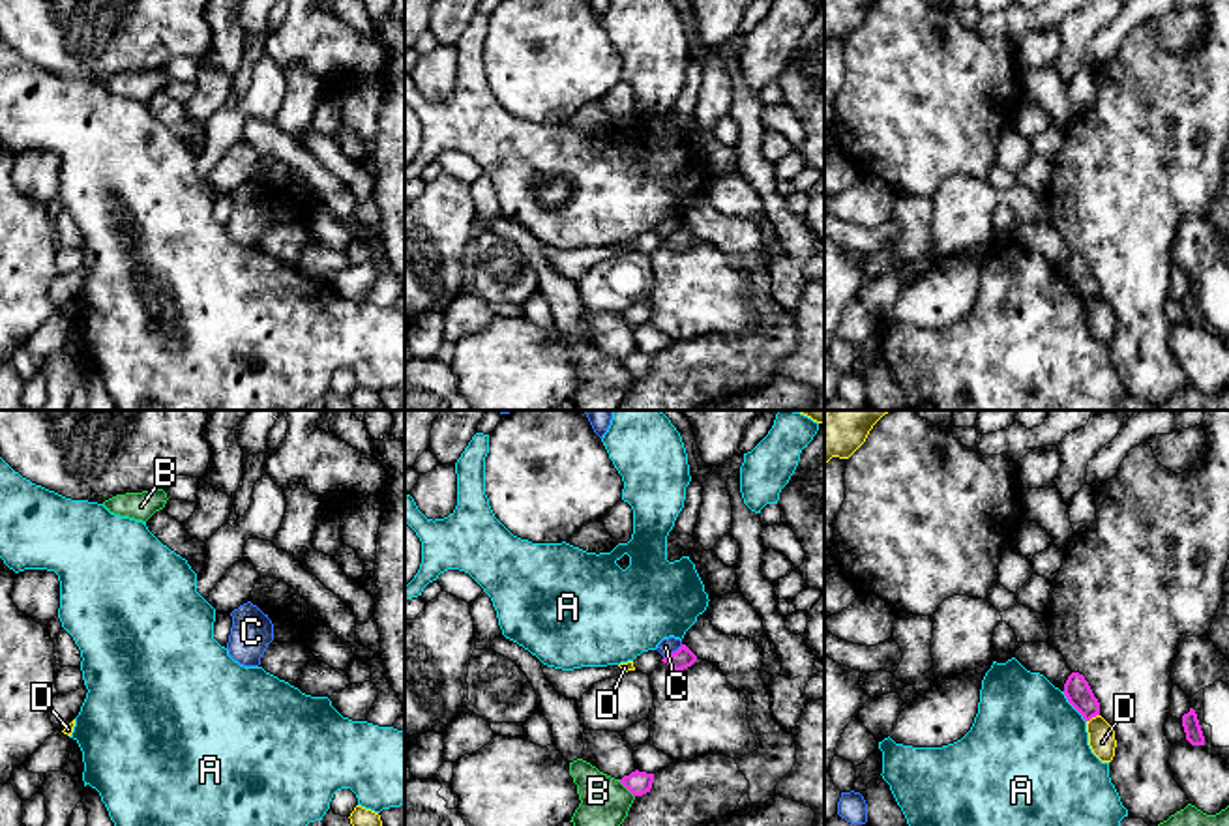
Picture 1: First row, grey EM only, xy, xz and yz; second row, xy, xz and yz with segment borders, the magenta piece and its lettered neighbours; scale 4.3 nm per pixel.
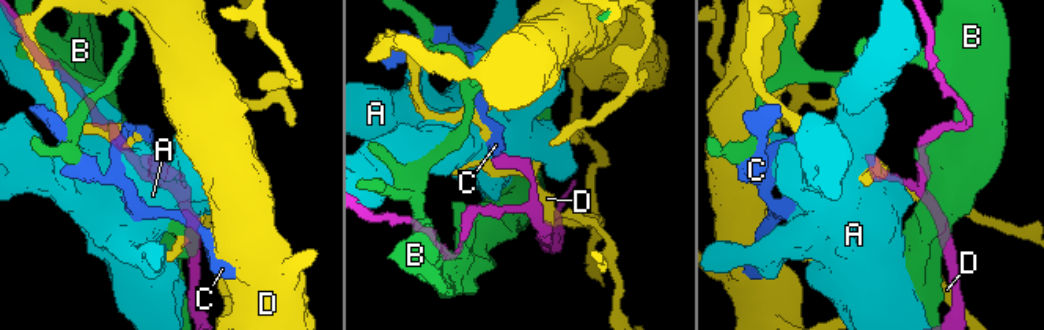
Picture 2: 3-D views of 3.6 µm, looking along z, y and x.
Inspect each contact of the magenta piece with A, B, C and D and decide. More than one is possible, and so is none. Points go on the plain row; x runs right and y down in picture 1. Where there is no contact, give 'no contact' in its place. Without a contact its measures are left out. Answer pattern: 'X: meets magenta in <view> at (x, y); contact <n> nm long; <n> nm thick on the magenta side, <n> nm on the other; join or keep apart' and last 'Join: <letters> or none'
A: meets magenta in yz at (1072, 285); contact 170 nm long; 120 nm thick on the magenta side, 500 nm on the other; keep apart
B: meets magenta in xz at (626, 368); contact 100 nm long; 100 nm thick on the magenta side, 200 nm on the other; keep apart
C: meets magenta in xz at (673, 233); contact 110 nm long; 90 nm thick on the magenta side, 70 nm on the other; keep apart
D: meets magenta in yz at (1093, 296); contact 70 nm long; 120 nm thick on the magenta side, 120 nm on the other; keep apart
Join: none

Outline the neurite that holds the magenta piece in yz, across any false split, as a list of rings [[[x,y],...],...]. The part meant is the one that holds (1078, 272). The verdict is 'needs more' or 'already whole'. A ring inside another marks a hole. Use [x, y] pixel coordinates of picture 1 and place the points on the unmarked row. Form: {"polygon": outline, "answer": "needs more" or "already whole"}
{"polygon": [[[1072,253],[1064,264],[1068,283],[1083,296],[1085,302],[1100,296],[1100,283],[1094,277],[1083,255]]], "answer": "already whole"}

